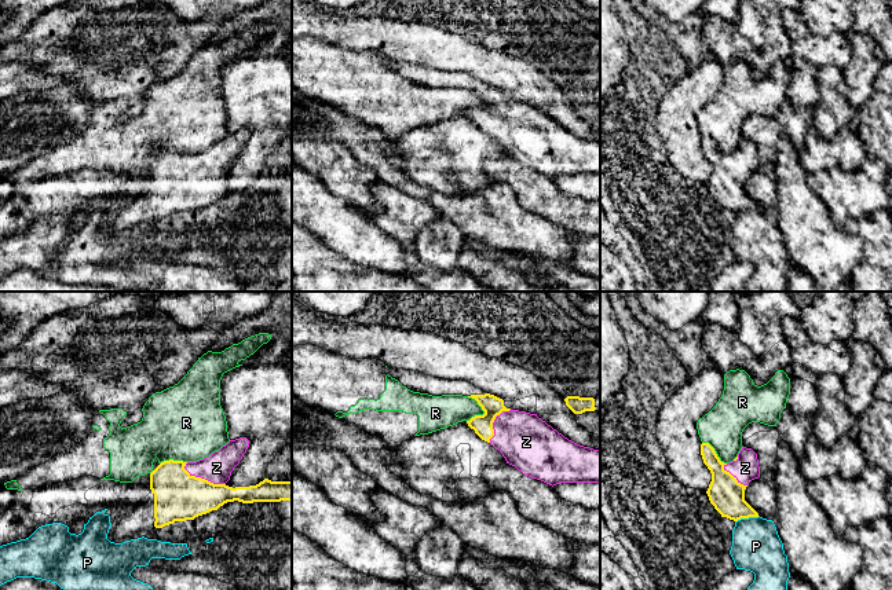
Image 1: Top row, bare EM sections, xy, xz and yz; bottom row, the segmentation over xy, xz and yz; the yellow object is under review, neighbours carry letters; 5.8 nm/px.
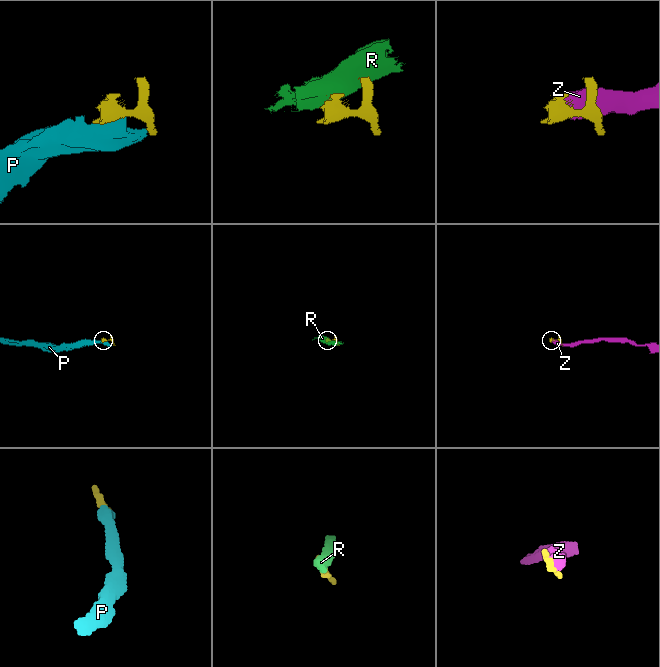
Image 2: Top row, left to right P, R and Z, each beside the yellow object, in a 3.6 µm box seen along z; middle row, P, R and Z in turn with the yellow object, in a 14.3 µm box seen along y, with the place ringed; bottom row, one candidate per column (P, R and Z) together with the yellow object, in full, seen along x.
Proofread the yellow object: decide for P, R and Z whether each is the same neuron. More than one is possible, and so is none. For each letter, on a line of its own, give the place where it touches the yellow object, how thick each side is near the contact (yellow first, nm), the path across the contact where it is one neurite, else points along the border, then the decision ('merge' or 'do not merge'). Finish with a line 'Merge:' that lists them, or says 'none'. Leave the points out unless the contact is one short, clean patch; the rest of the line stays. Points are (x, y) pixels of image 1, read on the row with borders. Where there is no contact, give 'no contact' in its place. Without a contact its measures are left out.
P: meets yellow in yz at (746, 517); 200 nm thick on the yellow side, 280 nm on the other; do not merge
R: meets yellow in xz at (482, 409); 120 nm thick on the yellow side, 190 nm on the other; border along xz (467, 396), (471, 396), (483, 411), (468, 421); do not merge
Z: meets yellow in xy at (204, 479); 280 nm thick on the yellow side, 170 nm on the other; merge
Merge: Z

